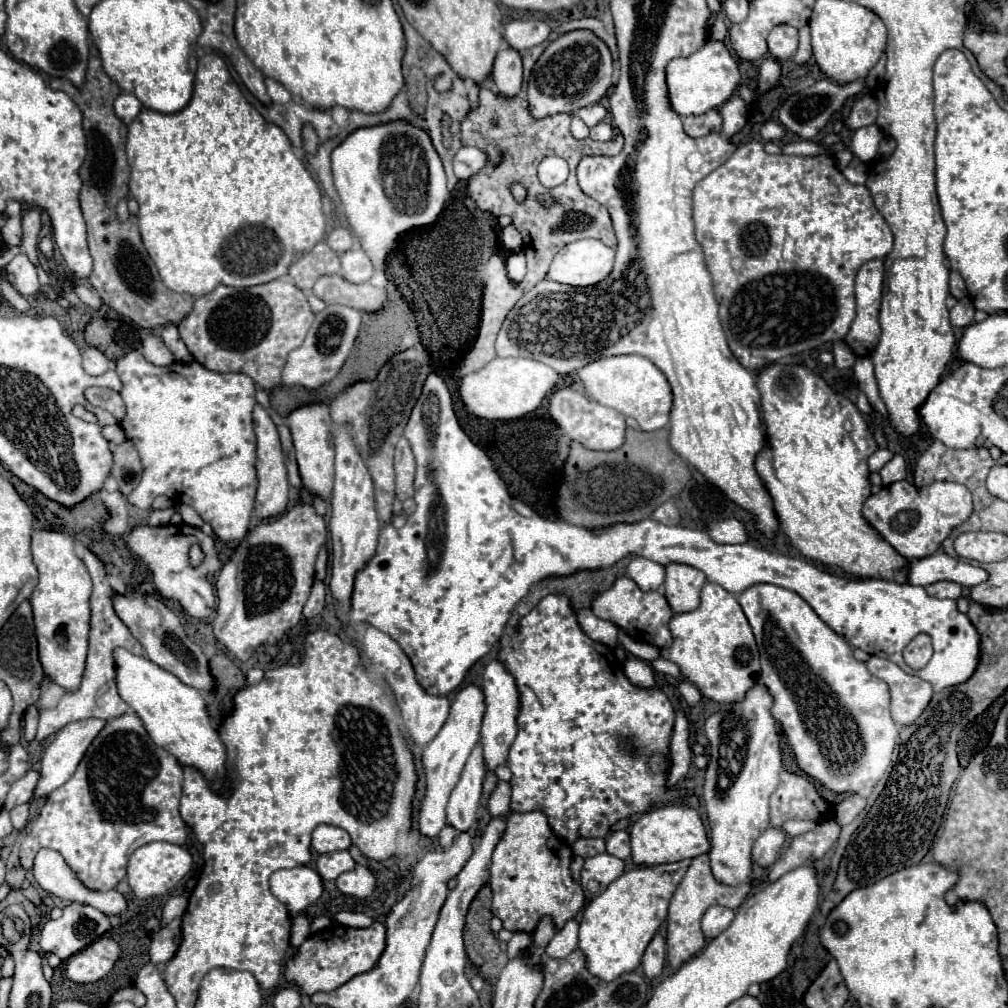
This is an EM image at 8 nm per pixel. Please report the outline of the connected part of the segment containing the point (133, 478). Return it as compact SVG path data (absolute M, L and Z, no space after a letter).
M125 441L113 449L113 455L115 455L115 463L111 475L119 483L119 491L123 495L129 495L139 485L143 473L137 449L131 441Z

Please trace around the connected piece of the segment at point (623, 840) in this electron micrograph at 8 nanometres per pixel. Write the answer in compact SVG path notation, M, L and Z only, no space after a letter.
M615 831L607 837L607 853L615 855L619 859L627 859L631 855L629 845L629 833L627 831Z

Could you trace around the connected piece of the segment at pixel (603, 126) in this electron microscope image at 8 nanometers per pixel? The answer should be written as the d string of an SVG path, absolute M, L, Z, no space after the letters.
M601 121L595 127L591 127L591 139L593 141L607 141L611 137L613 137L613 127L609 123Z

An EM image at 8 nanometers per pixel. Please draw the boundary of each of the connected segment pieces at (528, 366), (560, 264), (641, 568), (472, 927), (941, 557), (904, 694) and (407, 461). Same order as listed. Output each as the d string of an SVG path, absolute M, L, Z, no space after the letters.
M495 357L483 369L465 375L461 379L459 393L467 411L473 415L481 419L509 421L533 413L543 403L547 393L553 391L557 381L559 373L541 361L523 357Z
M579 239L555 255L547 277L557 283L589 287L611 273L613 261L615 251L599 239Z
M635 557L627 565L627 575L639 585L641 591L657 591L665 581L665 569L645 557Z
M483 885L469 907L467 925L465 925L465 933L463 933L467 957L475 965L483 963L485 955L499 951L499 943L489 929L489 919L491 919L489 905L491 905L491 889L489 889L489 885Z
M935 551L929 557L911 561L905 567L907 567L907 583L921 585L921 587L927 587L931 583L945 581L945 579L955 581L963 587L975 587L989 577L985 569L957 561L943 551Z
M871 657L867 661L867 669L871 675L883 679L889 685L893 721L899 725L911 725L929 703L929 697L933 695L931 685L903 673L895 663L881 657Z
M405 437L399 439L395 447L395 473L397 473L397 497L401 501L413 497L413 479L415 479L415 459Z

